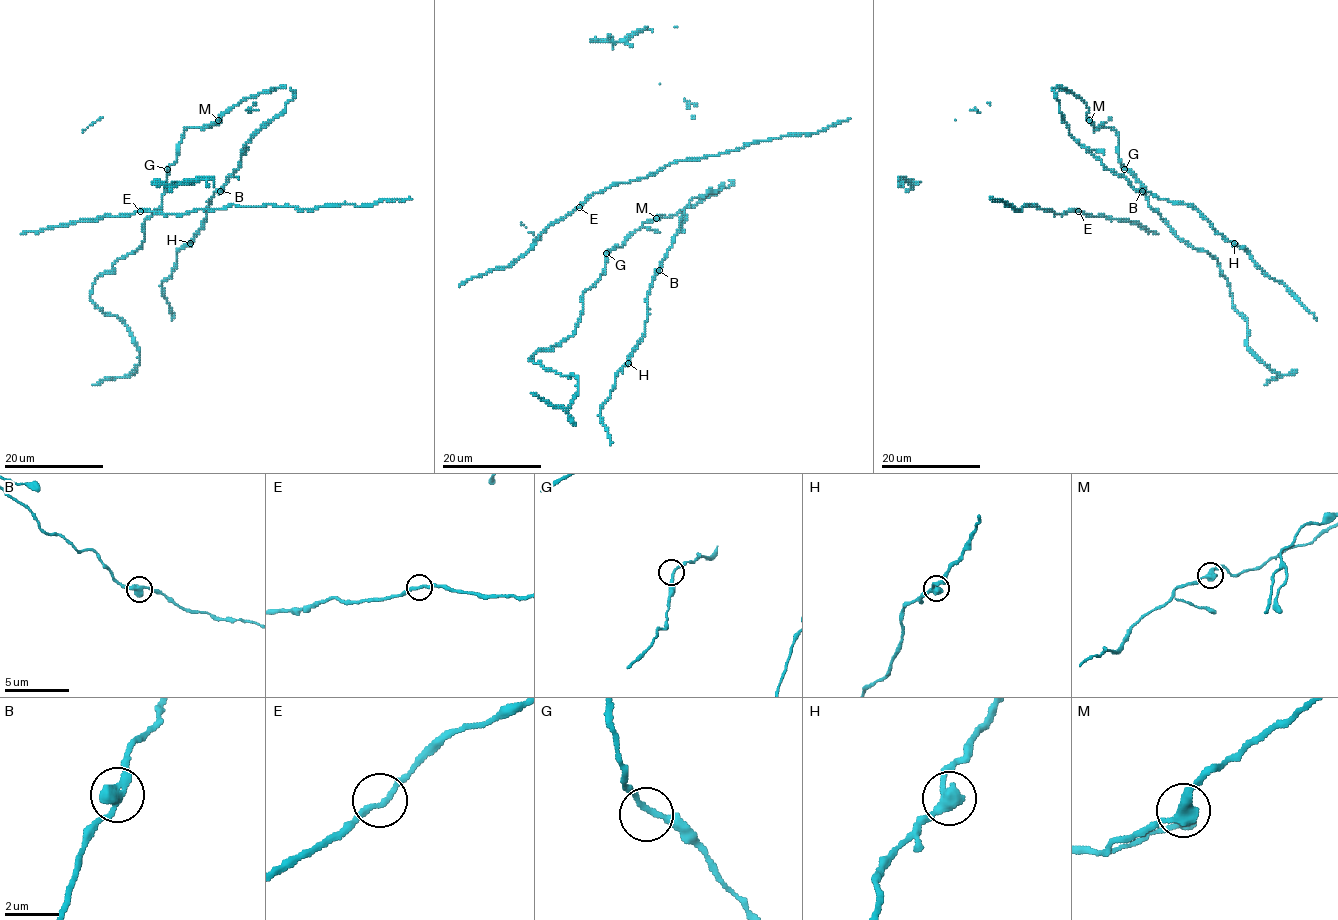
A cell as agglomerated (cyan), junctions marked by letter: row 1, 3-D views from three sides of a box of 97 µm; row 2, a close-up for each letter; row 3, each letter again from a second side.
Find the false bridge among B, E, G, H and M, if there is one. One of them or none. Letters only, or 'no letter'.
no letter

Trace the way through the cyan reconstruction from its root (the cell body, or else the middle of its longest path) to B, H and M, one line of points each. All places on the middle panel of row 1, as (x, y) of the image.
B: (674, 214), (715, 194), (723, 183), (734, 182), (690, 202), (659, 270)
H: (674, 214), (734, 182), (694, 198), (684, 209), (679, 233), (649, 288), (644, 334), (628, 363)
M: (674, 214), (656, 218)

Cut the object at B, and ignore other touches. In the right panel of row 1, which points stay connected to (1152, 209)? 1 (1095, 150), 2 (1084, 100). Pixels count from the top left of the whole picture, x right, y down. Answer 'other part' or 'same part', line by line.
1: other part
2: same part

